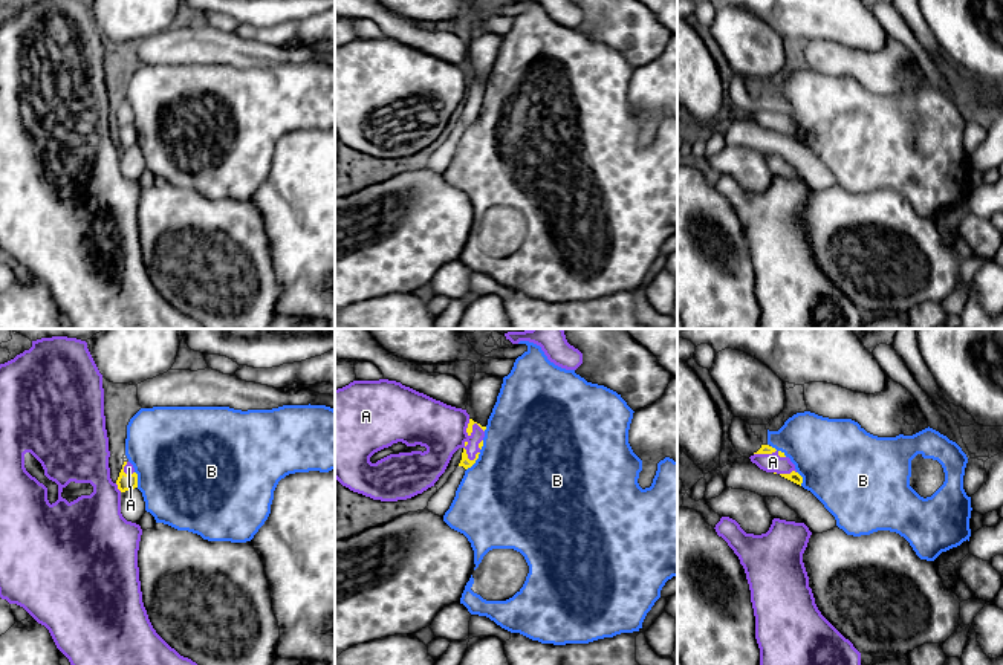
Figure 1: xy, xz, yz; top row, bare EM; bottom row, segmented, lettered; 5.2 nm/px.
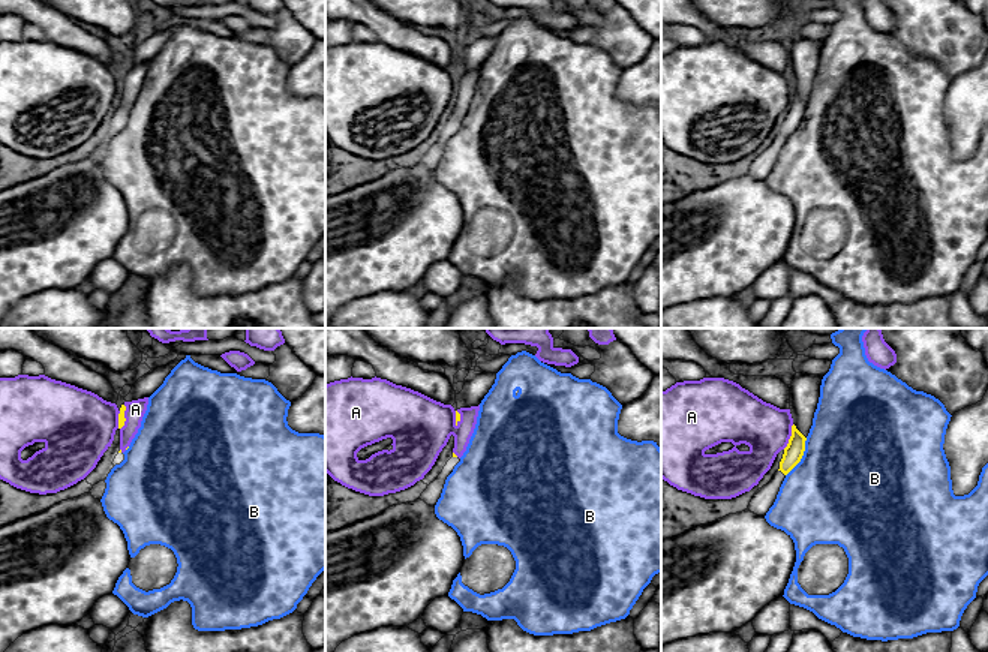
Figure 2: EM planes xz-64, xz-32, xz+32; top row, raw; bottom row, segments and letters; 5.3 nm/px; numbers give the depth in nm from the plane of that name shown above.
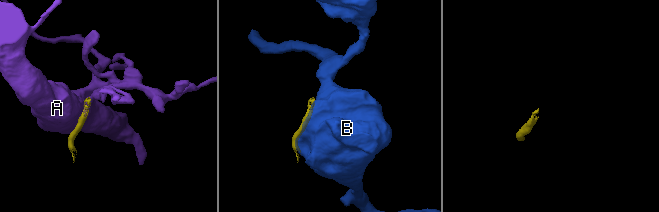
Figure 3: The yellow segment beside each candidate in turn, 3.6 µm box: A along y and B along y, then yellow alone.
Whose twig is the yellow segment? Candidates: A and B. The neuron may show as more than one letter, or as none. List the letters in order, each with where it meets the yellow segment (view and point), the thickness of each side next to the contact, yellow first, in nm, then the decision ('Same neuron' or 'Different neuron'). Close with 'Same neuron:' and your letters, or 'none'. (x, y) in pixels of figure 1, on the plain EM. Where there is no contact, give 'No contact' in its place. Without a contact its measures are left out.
A: Touches yellow at xz (465, 109). Thickness 60 nm (yellow) against 260 nm. Same neuron
B: Touches yellow at xz (474, 120). Thickness 60 nm (yellow) against 500 nm. Different neuron
Same neuron: A

